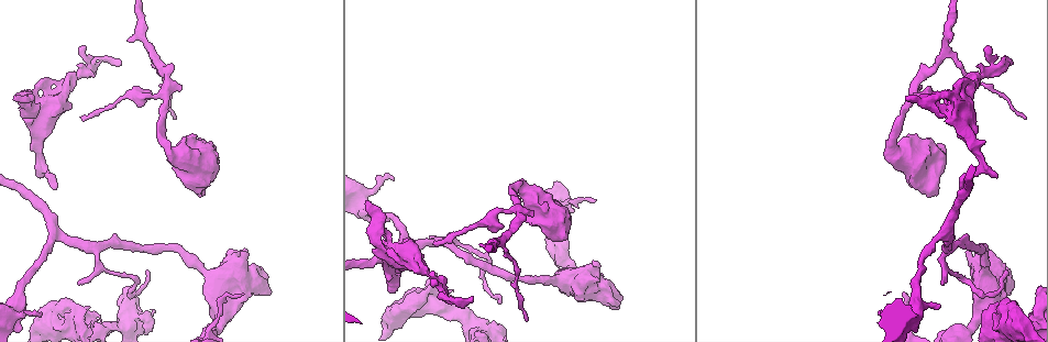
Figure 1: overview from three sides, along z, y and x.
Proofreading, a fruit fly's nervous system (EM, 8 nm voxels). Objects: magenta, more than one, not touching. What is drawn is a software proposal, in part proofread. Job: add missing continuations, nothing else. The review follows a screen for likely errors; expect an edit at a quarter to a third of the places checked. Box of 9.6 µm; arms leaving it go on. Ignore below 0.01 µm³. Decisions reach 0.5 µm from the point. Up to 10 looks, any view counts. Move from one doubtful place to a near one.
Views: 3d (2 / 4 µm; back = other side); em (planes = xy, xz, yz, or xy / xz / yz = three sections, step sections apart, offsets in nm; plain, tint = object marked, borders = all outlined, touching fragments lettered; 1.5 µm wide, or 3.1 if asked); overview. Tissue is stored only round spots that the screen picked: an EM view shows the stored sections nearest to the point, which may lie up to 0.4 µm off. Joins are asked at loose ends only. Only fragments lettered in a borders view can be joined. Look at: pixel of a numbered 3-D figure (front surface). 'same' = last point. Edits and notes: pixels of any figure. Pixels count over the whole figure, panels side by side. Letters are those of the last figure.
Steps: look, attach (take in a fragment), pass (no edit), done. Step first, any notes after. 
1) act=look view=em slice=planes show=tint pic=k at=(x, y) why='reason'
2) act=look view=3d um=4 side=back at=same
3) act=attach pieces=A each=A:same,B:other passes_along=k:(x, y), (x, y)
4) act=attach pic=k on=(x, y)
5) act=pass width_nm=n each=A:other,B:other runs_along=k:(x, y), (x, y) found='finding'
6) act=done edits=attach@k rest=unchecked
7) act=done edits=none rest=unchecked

act=look view=3d um=4 pic=1 at=(598, 265) why='an open end'

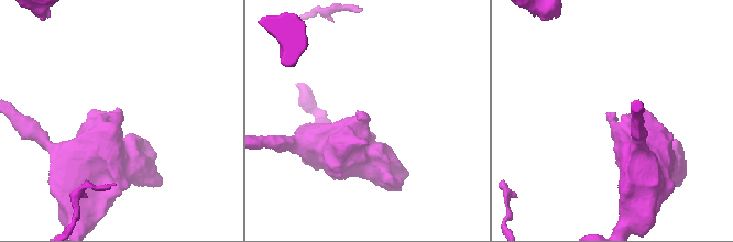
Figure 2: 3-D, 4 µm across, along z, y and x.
act=look view=em slice=planes show=borders pic=2 at=(118, 112) why='shape alone is not enough'

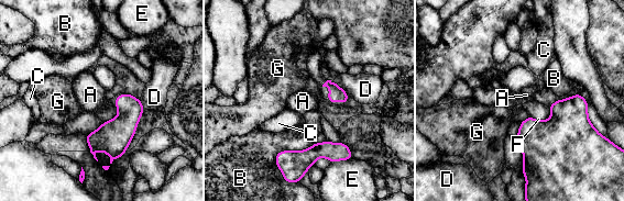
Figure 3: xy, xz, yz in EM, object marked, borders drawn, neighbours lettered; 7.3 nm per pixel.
act=pass each=A:other,B:other,C:other,D:other,E:other,F:other,G:other border=3:(334, 80), (349, 96) found='none of them fits'

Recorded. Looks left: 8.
act=look view=3d um=4 pic=1 at=(990, 307) why='an open end'

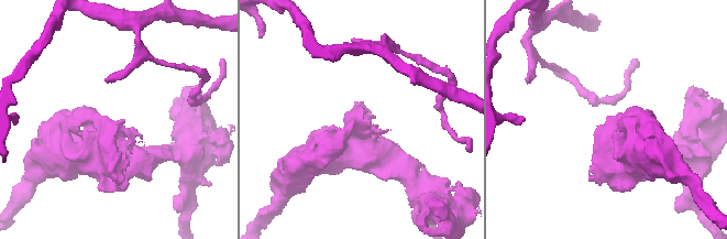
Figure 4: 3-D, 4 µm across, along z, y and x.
act=look view=em slice=yz step=8 show=tint pic=4 at=(369, 121)

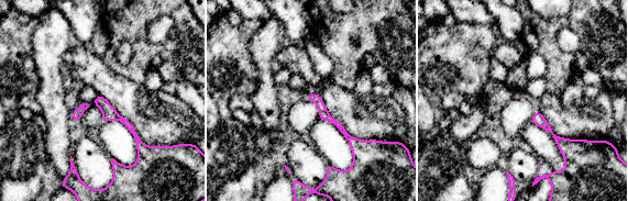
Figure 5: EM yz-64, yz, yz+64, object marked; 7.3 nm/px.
act=look view=em slice=planes show=borders at=same why='another direction'

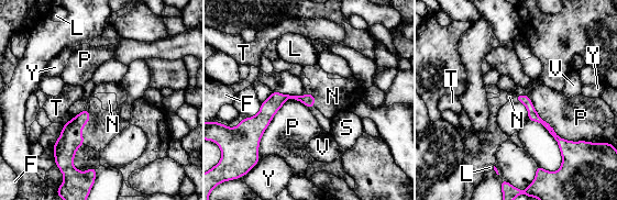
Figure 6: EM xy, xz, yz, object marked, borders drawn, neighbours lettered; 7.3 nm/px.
act=attach pieces=N each=F:other,L:other,N:same,P:other,S:other,T:other,V:other,Y:other found='it goes on there'

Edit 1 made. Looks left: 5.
act=look view=em slice=xy step=4 show=tint pic=1 at=(82, 119) why='branch stops here'

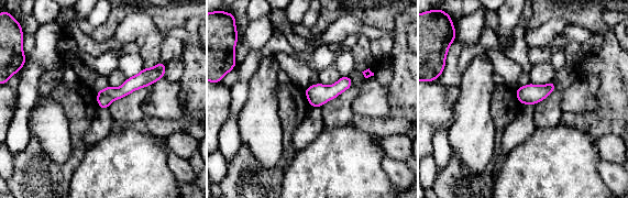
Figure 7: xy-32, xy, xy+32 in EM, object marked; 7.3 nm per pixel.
act=look view=em slice=planes show=borders at=same

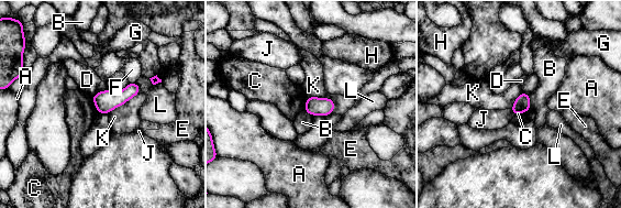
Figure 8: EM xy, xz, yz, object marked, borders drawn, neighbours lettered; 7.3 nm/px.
act=pass each=A:other,B:other,C:other,D:other,E:other,F:other,G:other,H:other,J:other,K:other,L:other border=8:(91, 96), (95, 108), (99, 113) found='no lettered fragment goes on from it'

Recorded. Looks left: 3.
act=look view=em slice=planes show=tint pic=1 at=(905, 98) why='branch stops here'

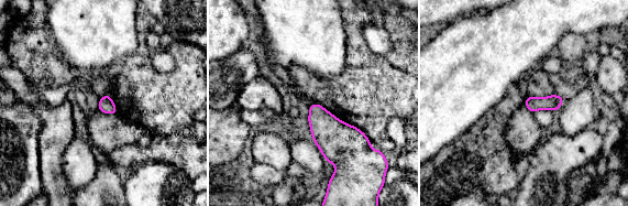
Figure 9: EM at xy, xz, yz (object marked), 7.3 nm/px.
act=look view=em slice=planes show=borders at=same

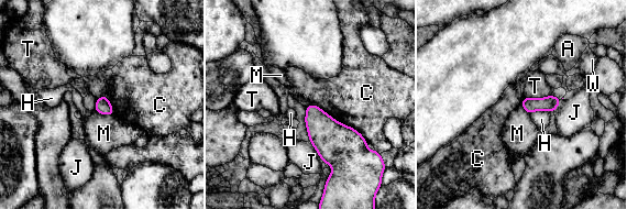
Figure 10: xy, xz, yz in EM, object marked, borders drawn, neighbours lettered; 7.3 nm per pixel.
act=pass each=A:other,C:other,H:other,J:other,M:other,T:other,W:other found='no lettered fragment goes on from it'

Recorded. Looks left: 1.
act=done edits=attach@6 rest=unchecked

